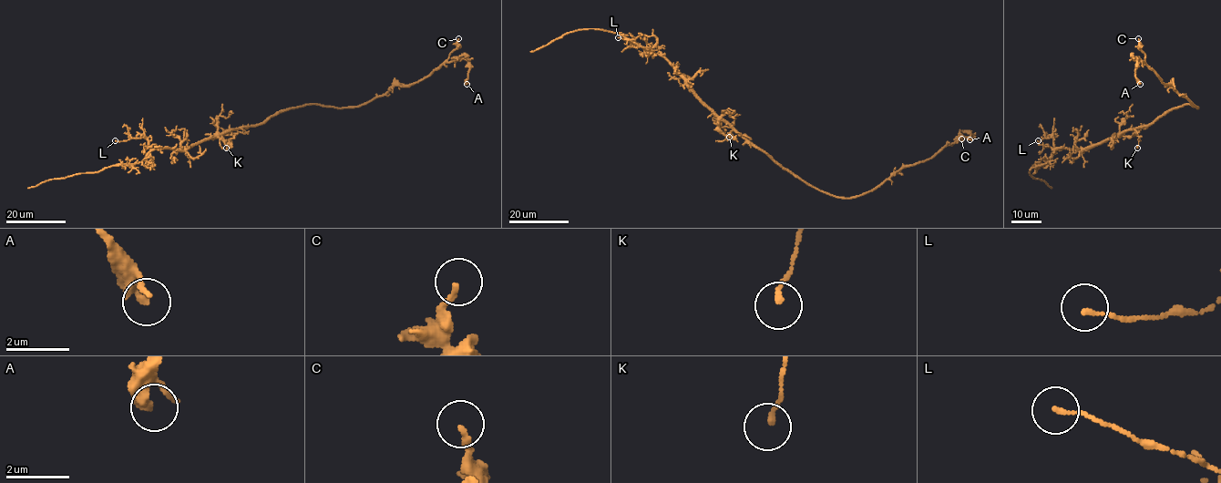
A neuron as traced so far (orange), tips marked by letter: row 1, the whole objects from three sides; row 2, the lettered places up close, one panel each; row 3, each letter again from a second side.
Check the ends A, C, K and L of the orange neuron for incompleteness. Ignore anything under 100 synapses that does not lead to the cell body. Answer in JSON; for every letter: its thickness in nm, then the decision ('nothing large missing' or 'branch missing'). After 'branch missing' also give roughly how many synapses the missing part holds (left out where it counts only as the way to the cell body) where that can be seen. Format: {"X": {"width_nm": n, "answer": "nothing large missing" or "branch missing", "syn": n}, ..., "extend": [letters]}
{"A": {"width_nm": 320, "answer": "nothing large missing"}, "C": {"width_nm": 160, "answer": "nothing large missing"}, "K": {"width_nm": 160, "answer": "nothing large missing"}, "L": {"width_nm": 130, "answer": "nothing large missing"}, "extend": []}

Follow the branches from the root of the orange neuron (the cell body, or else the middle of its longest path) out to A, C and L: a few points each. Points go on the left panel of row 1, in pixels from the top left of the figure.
A: (254, 125), (310, 104), (356, 107), (460, 58), (468, 62), (466, 84)
C: (254, 125), (281, 111), (310, 104), (356, 107), (395, 86), (417, 83), (448, 58), (458, 38)
L: (254, 125), (218, 133), (182, 149), (150, 149), (144, 138), (115, 140)

